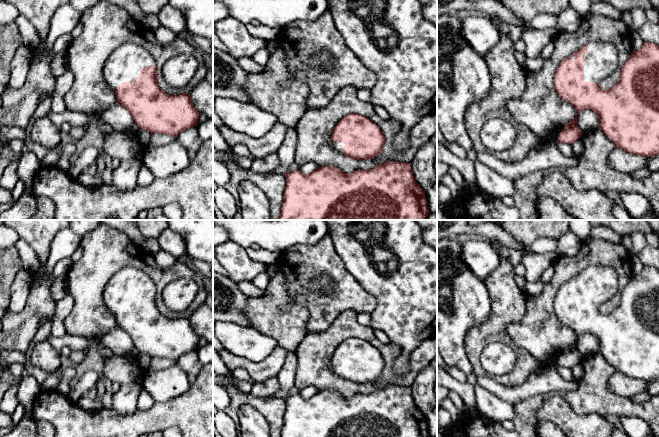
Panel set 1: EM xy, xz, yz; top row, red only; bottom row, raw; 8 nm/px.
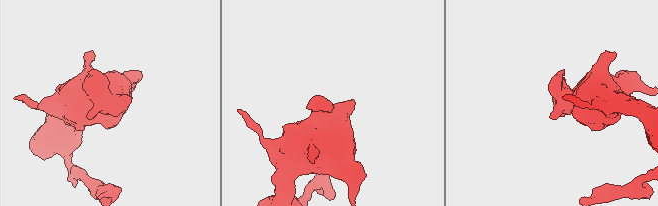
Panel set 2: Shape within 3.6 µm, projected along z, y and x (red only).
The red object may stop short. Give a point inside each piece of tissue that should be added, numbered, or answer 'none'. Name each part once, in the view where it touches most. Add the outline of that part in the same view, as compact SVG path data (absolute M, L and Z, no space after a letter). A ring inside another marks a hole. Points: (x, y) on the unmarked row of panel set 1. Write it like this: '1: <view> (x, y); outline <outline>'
1: yz (601, 284); outline M592 265L584 279L584 305L598 308L610 300L619 290L616 272L606 265Z

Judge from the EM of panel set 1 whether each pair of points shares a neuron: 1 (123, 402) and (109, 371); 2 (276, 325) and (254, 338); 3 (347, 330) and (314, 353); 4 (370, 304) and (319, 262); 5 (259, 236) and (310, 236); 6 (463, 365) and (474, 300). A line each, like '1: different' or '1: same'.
1: same
2: different
3: same
4: same
5: same
6: same

